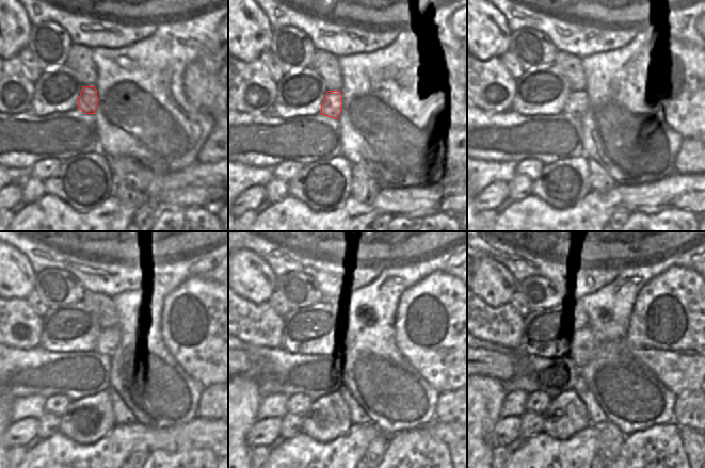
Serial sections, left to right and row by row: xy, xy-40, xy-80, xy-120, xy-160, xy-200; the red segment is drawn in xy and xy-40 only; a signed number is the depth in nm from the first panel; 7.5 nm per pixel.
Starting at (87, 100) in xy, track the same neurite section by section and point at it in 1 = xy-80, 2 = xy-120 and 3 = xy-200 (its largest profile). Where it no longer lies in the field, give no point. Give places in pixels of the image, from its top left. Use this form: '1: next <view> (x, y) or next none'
1: next xy-80 (576, 105)
2: next xy-120 (108, 340)
3: next xy-200 (583, 347)

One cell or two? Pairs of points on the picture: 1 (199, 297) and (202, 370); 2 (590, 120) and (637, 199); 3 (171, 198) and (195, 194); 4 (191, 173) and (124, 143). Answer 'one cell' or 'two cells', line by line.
1: one cell
2: two cells
3: one cell
4: two cells

